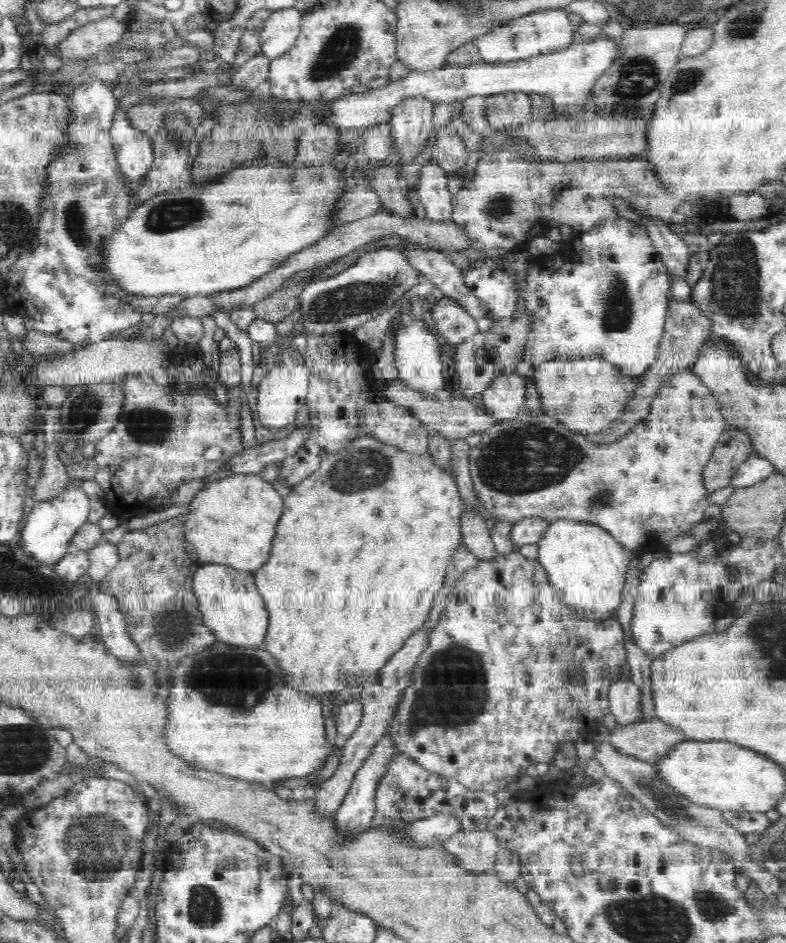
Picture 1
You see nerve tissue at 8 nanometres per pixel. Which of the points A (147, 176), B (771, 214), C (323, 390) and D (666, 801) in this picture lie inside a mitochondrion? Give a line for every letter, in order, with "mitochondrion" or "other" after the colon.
A: other
B: other
C: other
D: mitochondrion

